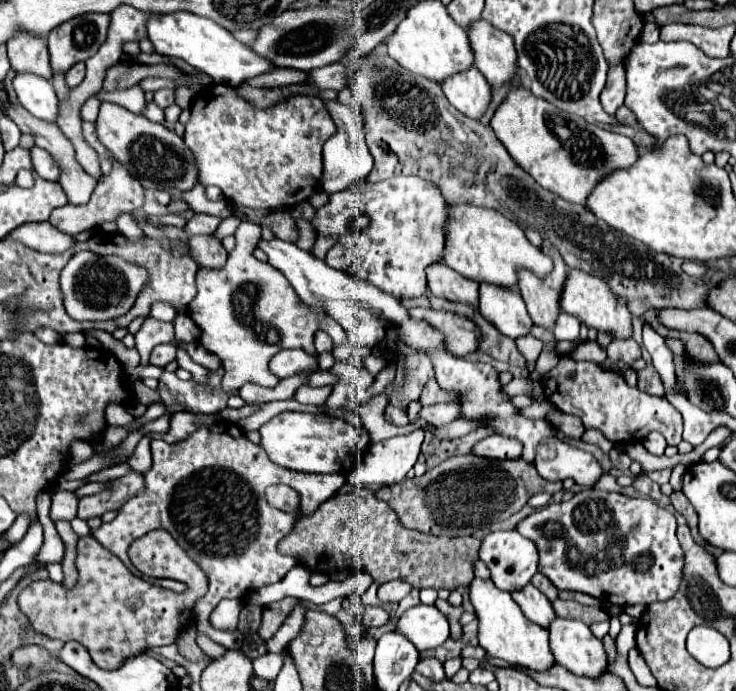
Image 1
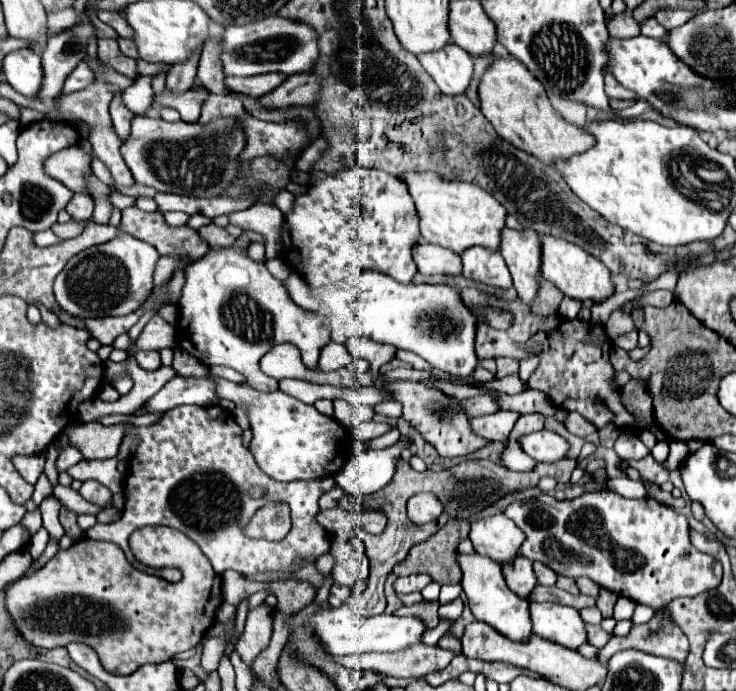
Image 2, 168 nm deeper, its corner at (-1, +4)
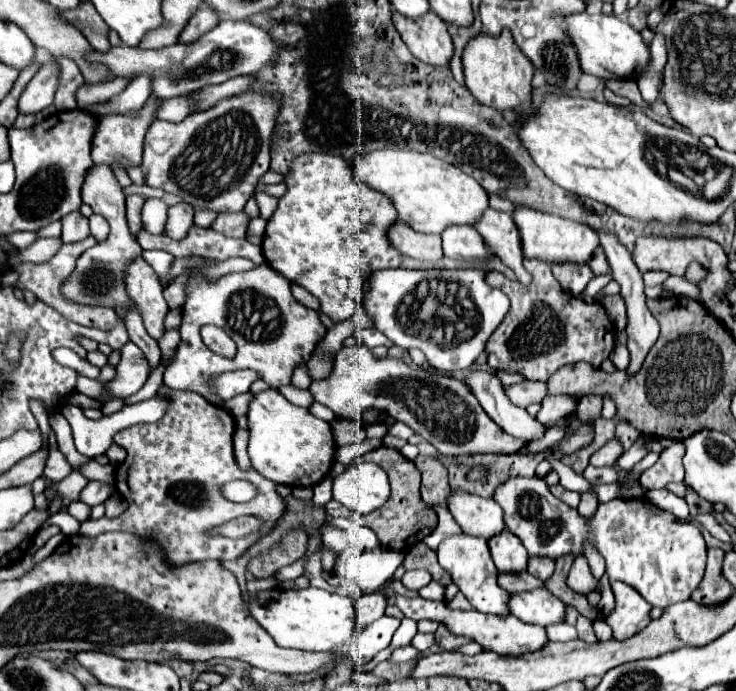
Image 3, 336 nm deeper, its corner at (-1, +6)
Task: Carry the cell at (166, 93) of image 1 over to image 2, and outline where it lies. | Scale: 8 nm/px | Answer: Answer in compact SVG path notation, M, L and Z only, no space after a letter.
M195 54L195 58L191 58L191 62L183 62L183 64L173 64L173 68L167 72L167 92L175 92L175 94L183 94L187 90L191 90L195 76L197 76L197 62L199 62L199 54Z

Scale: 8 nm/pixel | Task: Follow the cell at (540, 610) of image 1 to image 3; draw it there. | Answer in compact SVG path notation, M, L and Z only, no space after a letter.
M503 530L495 536L491 536L487 540L489 544L489 550L491 550L491 556L493 556L493 562L497 566L499 572L523 572L527 570L527 550L525 546L521 544L521 540Z

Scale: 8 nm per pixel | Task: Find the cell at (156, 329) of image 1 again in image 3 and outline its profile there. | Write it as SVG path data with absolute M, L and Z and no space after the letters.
M137 256L125 268L125 288L127 296L131 298L131 302L143 318L147 334L159 340L165 332L163 318L169 306L163 300L163 288L155 276L155 270L141 256Z

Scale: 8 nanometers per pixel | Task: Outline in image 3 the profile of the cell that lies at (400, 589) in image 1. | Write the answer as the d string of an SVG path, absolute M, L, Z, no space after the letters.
M411 570L411 572L405 572L403 576L403 584L409 590L419 590L429 582L431 582L431 574L427 570Z

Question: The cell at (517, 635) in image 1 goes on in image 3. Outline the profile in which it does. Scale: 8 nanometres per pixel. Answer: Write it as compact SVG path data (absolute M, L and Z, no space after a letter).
M467 532L453 534L453 536L443 538L435 552L437 552L439 564L451 574L453 582L465 594L465 598L473 604L475 610L487 612L487 614L509 614L507 612L507 596L509 594L503 592L503 588L499 588L499 584L497 584L499 572L491 560L491 552L487 548L485 538L471 536Z

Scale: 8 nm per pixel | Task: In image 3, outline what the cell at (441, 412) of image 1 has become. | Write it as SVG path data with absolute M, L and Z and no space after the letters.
M523 380L519 384L513 386L505 386L507 388L507 396L511 396L513 404L519 406L529 406L533 402L541 402L549 392L547 392L547 382L529 382Z

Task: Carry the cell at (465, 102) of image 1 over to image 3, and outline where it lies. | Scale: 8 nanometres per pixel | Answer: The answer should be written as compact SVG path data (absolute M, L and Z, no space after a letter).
M391 10L393 26L401 34L411 54L433 66L447 66L453 54L453 42L447 24L439 20L435 12L427 12L419 18L405 18L397 10Z

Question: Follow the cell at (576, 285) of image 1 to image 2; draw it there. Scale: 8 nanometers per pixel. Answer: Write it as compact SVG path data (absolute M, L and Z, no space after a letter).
M541 236L541 246L543 246L541 274L545 280L553 282L563 296L569 296L581 302L593 300L595 304L601 304L603 300L615 294L615 282L611 280L607 266L603 266L603 262L599 262L597 258L591 258L591 254L587 254L585 250L579 250L579 246L565 242L561 238L551 238L551 236Z

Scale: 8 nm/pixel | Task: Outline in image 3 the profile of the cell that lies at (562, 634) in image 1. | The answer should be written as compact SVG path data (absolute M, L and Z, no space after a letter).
M547 588L511 594L507 608L519 620L539 626L563 622L565 616L565 604L559 598L555 598Z

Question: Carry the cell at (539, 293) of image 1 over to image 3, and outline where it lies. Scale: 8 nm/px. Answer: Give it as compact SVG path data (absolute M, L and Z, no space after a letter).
M487 208L483 216L473 224L473 228L483 236L485 244L495 252L505 266L509 266L517 280L523 284L531 284L531 274L523 266L523 252L519 248L519 232L511 214L499 212L495 208Z

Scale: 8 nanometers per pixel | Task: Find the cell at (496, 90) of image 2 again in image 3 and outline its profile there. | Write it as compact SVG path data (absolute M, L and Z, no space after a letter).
M503 30L499 36L479 34L471 38L461 54L465 86L481 104L491 104L497 110L519 110L523 104L531 102L531 78L533 64L519 50L509 30Z

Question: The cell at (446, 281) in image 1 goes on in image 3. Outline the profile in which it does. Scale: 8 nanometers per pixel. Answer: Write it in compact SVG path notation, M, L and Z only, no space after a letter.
M401 220L391 224L387 236L391 240L391 246L399 248L403 256L411 256L415 260L427 260L427 262L435 262L443 256L439 236L415 232Z

